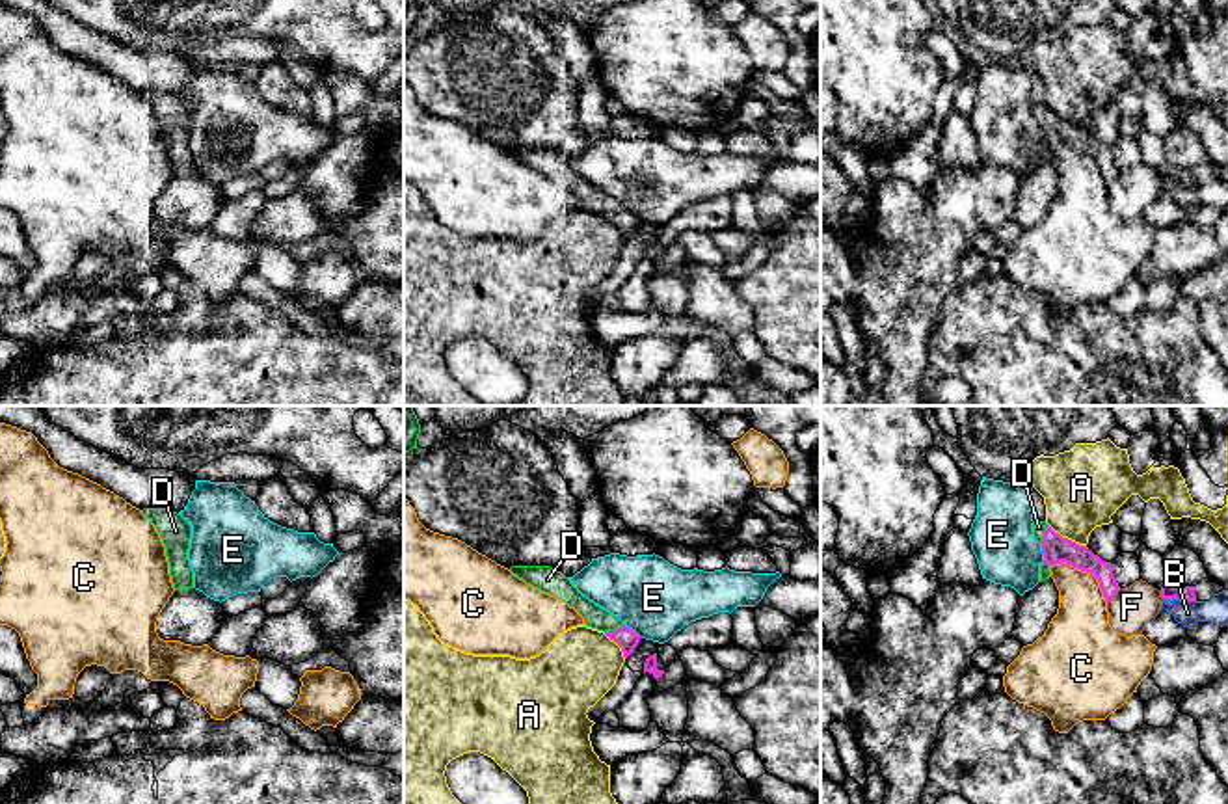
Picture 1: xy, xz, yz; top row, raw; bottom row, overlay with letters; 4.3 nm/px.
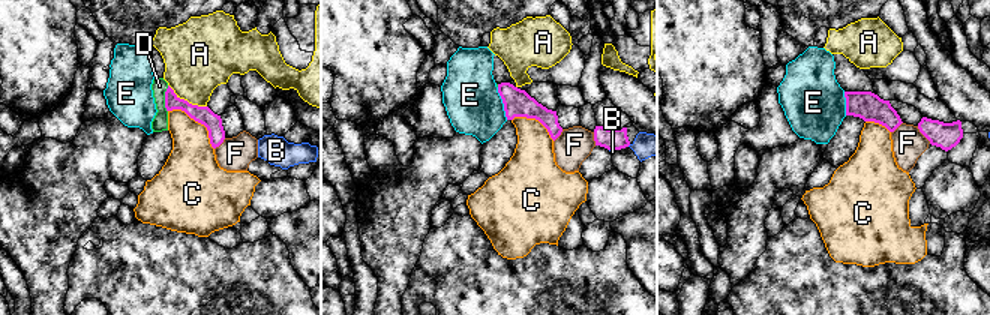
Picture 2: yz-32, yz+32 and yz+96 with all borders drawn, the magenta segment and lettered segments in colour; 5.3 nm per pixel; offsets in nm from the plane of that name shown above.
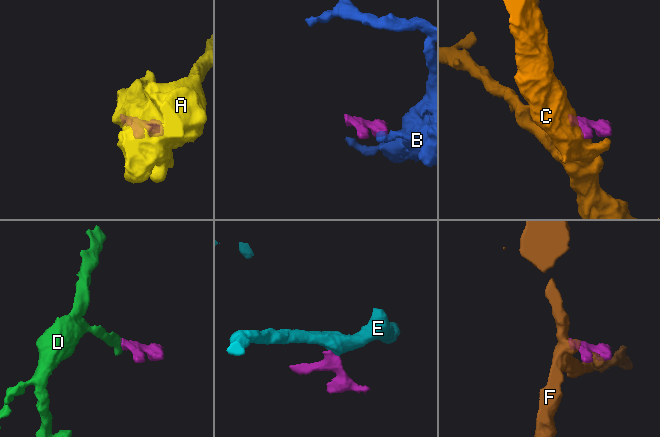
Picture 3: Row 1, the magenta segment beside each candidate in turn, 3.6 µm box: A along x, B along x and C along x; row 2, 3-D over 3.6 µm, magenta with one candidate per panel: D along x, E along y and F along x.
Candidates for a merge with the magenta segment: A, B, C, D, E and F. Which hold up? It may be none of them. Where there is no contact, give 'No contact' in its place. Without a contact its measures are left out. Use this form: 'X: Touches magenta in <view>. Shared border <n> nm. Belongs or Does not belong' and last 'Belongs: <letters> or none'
A: Touches magenta in yz. Shared border 190 nm. Does not belong
B: Touches magenta in yz. Shared border 140 nm. Does not belong
C: Touches magenta in yz. Shared border 300 nm. Does not belong
D: Touches magenta in yz. Shared border 100 nm. Belongs
E: Touches magenta in xz. Shared border 100 nm. Does not belong
F: Touches magenta in yz. Shared border 90 nm. Does not belong
Belongs: D

